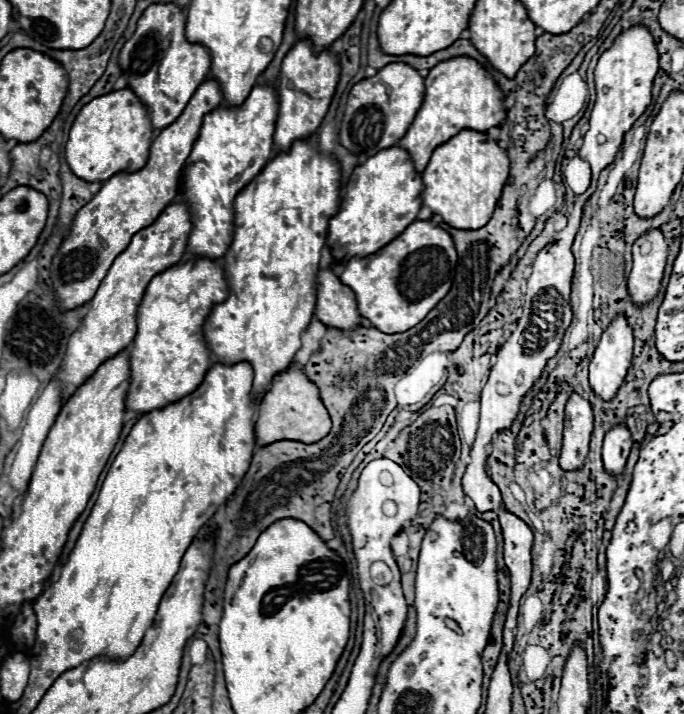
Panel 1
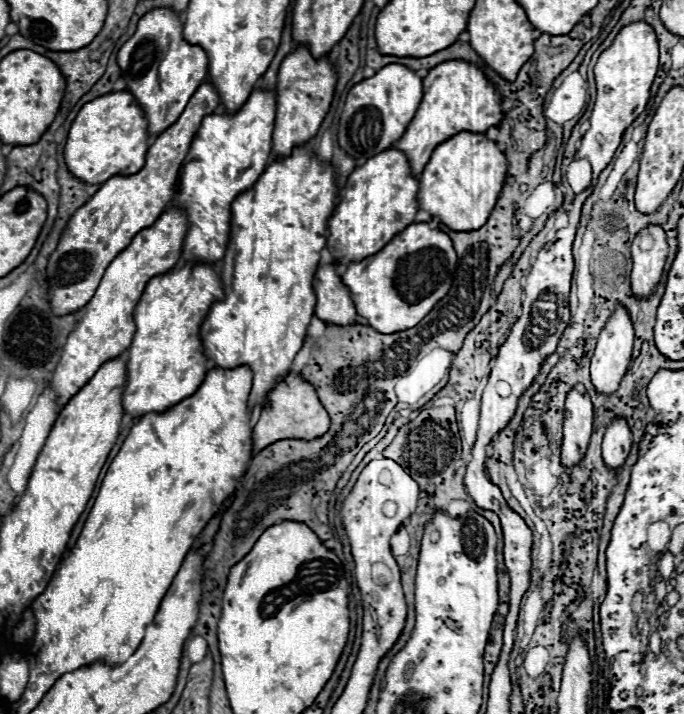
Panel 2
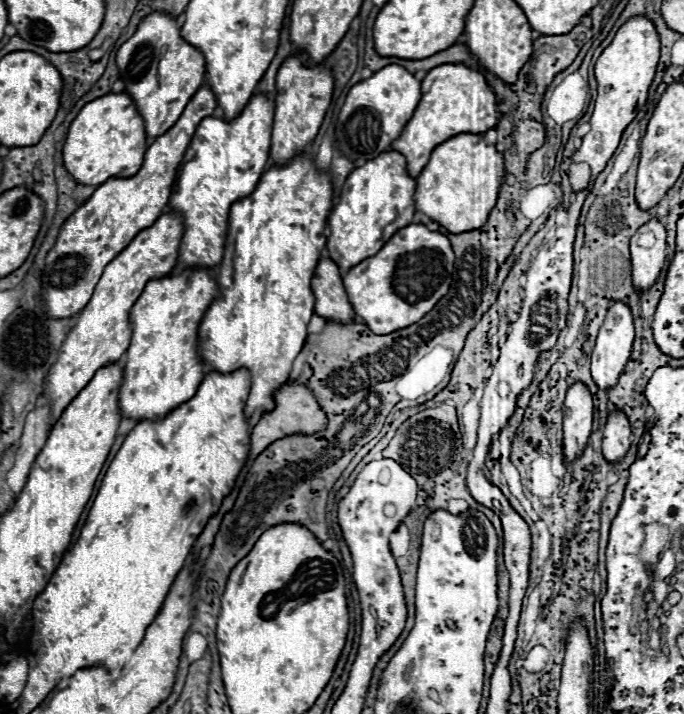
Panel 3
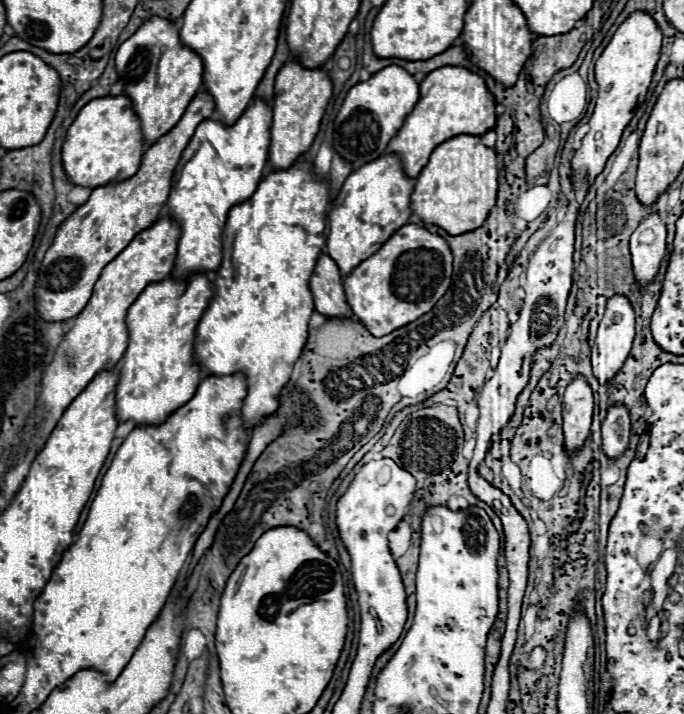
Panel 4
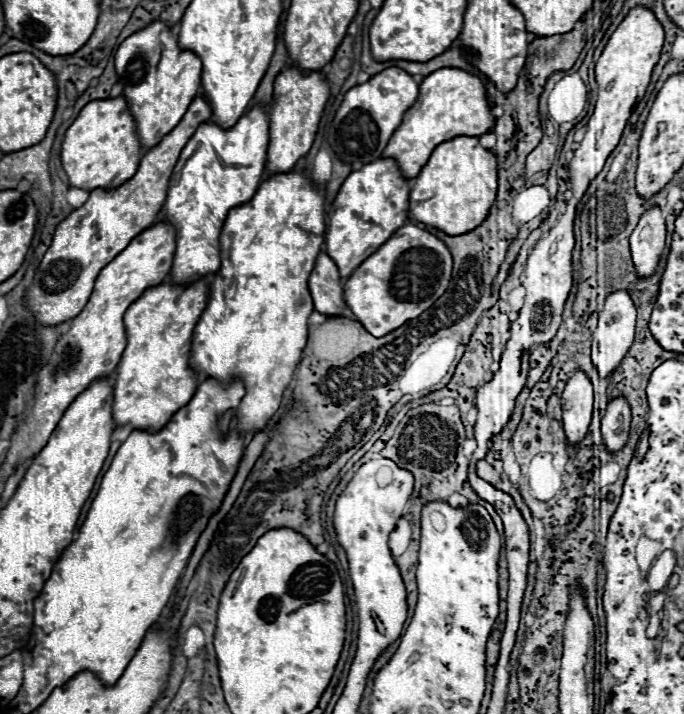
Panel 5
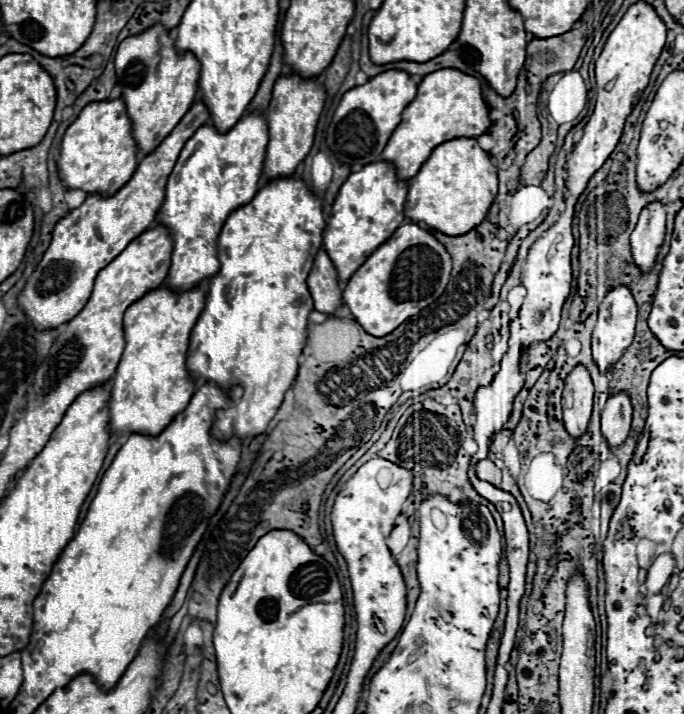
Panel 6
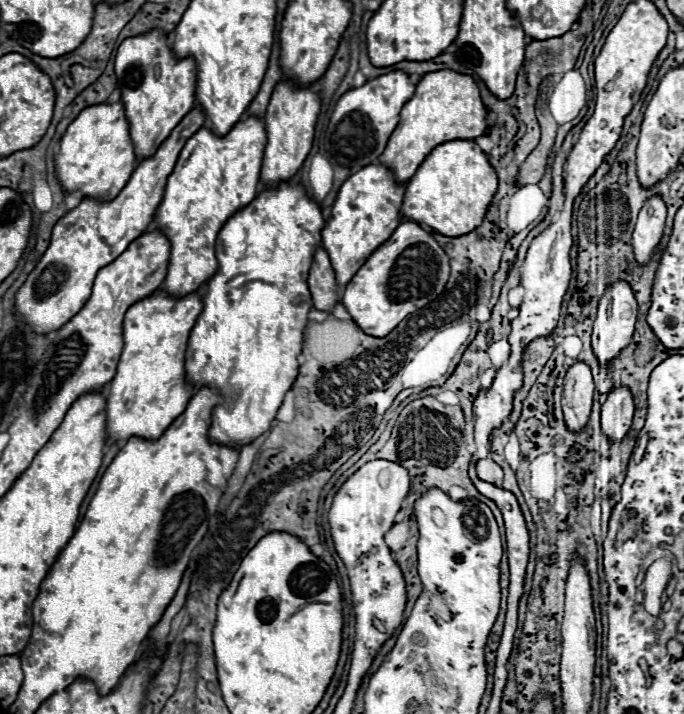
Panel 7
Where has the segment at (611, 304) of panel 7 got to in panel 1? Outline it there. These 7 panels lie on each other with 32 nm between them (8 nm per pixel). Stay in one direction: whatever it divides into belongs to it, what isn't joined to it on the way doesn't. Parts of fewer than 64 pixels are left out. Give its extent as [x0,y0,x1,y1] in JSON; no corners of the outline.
[590,316,632,400]

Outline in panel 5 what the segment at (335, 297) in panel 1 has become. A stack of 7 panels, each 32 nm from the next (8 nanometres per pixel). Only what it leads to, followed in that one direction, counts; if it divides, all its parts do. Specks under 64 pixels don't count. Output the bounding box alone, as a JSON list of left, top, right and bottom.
[308,252,346,316]

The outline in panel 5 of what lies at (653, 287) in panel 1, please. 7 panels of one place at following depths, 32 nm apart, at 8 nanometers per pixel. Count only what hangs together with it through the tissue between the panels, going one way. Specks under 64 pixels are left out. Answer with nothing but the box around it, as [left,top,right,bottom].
[630,208,666,278]

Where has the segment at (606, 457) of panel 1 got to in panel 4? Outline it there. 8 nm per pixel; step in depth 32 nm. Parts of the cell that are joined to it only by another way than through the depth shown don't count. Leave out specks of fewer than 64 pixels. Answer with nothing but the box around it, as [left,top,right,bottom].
[602,404,630,458]

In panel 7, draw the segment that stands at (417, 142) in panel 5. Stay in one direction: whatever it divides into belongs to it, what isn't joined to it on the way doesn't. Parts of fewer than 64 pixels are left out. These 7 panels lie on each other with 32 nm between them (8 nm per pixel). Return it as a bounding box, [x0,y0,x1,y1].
[378,70,488,182]

